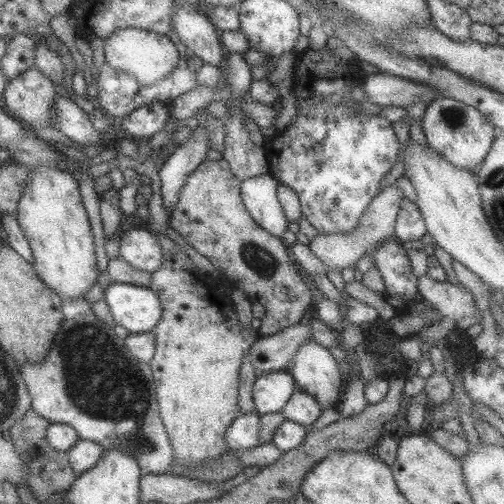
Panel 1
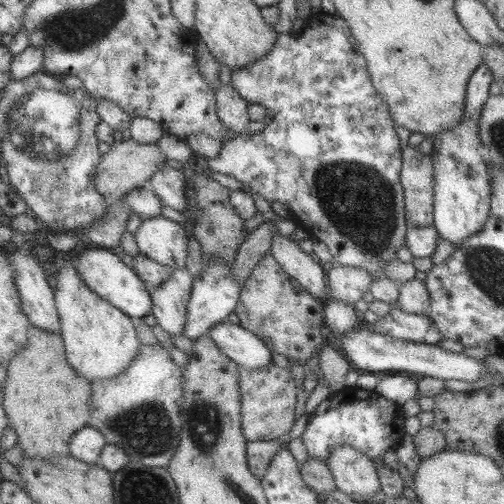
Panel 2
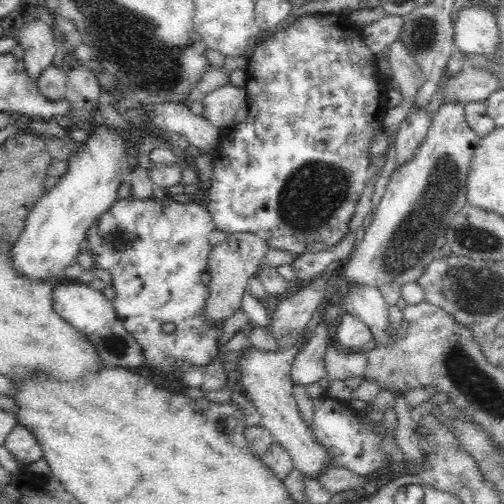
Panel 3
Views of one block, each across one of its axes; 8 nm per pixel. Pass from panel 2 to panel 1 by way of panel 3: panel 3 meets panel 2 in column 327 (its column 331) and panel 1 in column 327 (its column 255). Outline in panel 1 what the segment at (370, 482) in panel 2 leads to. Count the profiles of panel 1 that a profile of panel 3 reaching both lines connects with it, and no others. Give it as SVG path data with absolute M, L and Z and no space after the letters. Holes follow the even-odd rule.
M307 340L297 348L291 368L287 370L303 392L311 394L313 400L323 406L323 410L331 406L339 410L345 376L337 370L335 362L337 360L329 354L329 348Z

